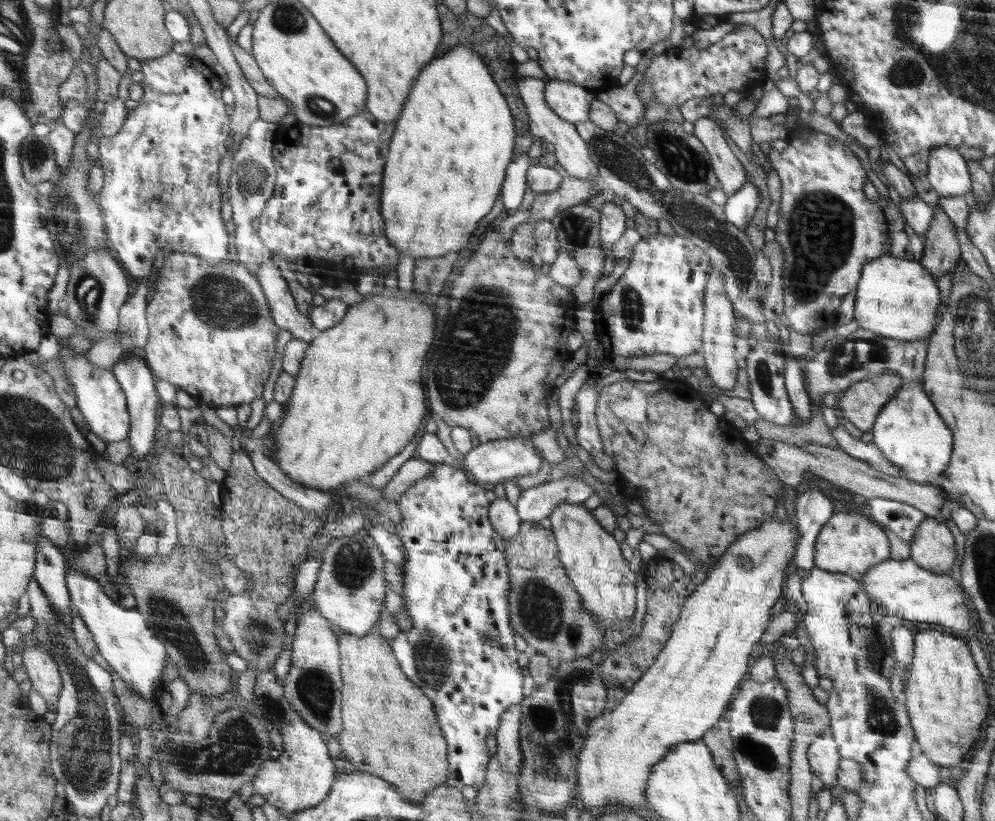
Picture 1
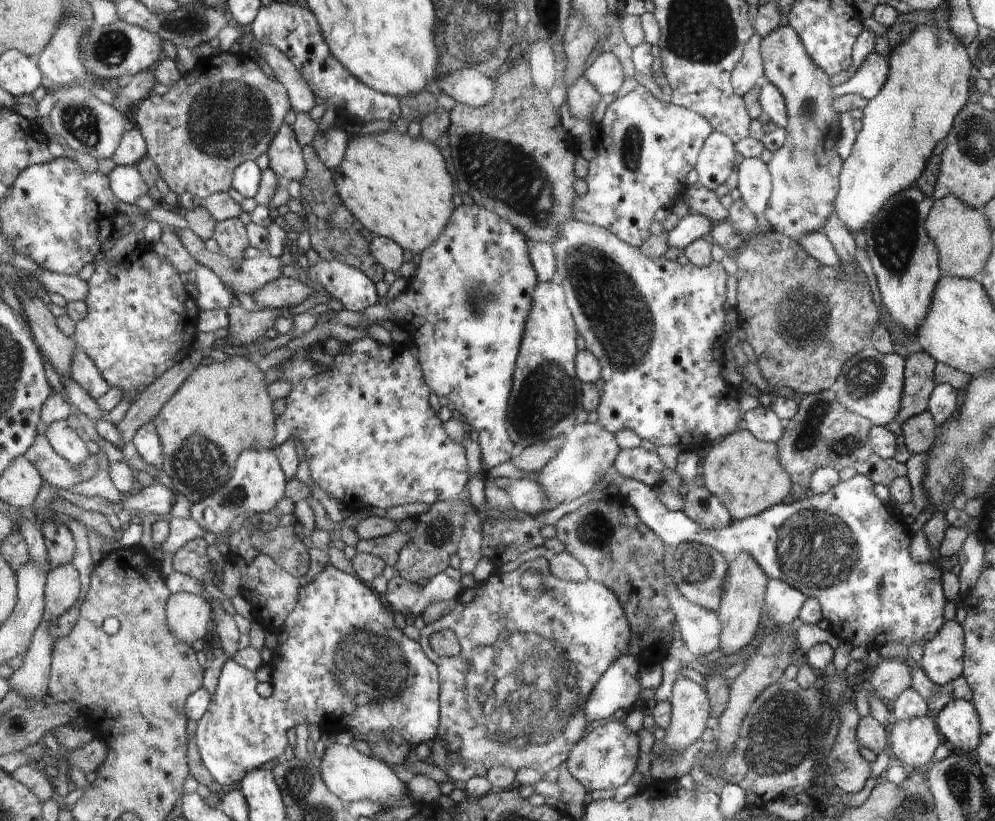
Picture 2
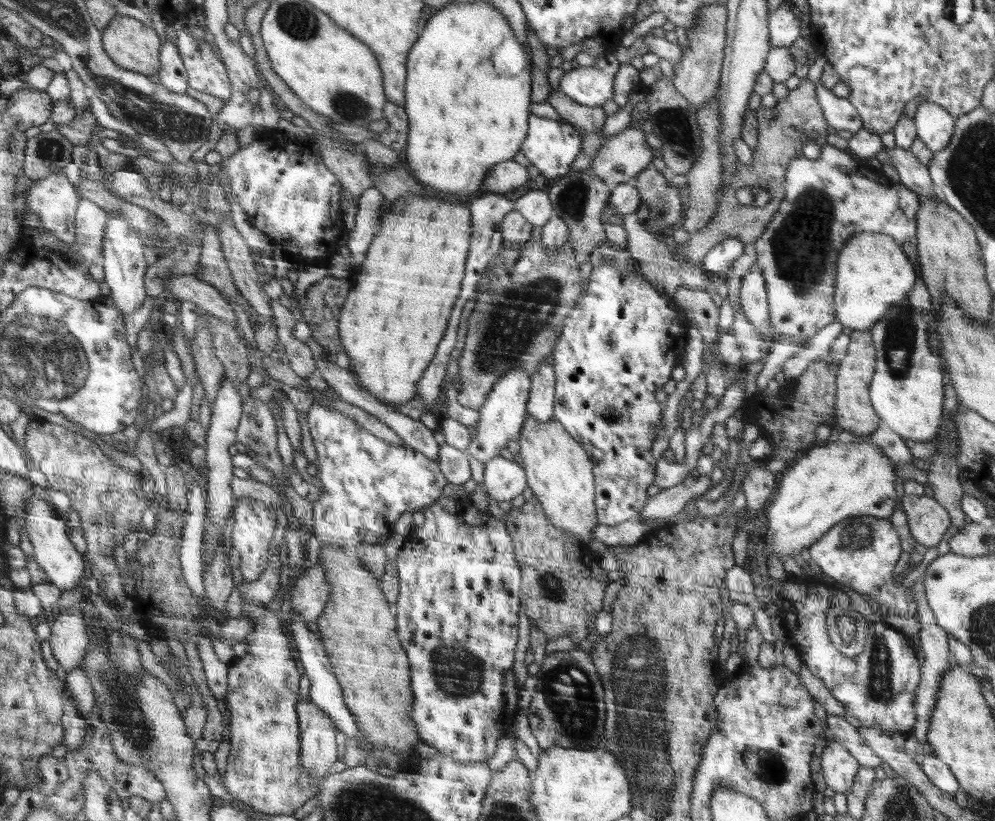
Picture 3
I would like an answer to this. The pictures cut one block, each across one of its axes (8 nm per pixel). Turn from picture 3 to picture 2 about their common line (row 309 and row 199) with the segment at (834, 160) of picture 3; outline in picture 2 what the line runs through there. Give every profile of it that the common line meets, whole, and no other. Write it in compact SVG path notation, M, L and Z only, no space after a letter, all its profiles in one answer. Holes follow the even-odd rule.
M778 26L764 36L760 52L764 80L782 92L788 116L785 141L767 163L771 193L763 213L771 229L798 241L804 234L820 231L835 212L834 199L843 164L836 152L841 137L839 114L832 106L835 97L831 76L812 62L792 26Z

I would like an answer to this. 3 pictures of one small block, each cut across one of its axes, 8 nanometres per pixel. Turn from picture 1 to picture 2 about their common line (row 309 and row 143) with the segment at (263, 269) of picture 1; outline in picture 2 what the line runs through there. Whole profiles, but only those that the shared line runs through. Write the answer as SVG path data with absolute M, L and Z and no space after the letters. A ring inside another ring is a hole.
M287 123L282 124L276 138L270 143L267 152L270 168L277 176L286 180L302 180L306 176L306 162L304 148L298 144L292 127Z

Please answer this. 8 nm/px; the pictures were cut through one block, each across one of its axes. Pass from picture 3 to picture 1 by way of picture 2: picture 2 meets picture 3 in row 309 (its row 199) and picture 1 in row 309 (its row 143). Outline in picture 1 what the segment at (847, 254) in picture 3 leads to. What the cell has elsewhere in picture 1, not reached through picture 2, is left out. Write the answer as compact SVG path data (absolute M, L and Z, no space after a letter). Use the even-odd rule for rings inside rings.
M884 255L870 261L862 270L862 278L854 293L853 319L859 328L908 342L928 338L936 329L934 320L940 306L941 290L926 266L914 259Z

